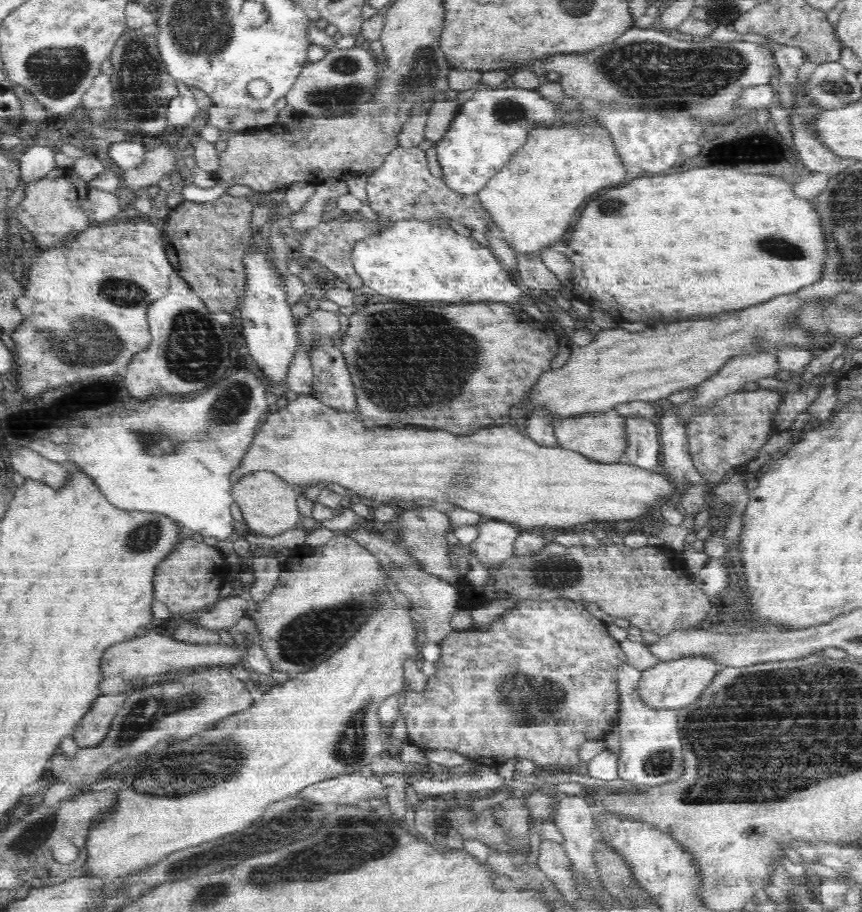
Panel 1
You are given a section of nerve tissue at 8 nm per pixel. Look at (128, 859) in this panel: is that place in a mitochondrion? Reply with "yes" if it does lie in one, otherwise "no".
no

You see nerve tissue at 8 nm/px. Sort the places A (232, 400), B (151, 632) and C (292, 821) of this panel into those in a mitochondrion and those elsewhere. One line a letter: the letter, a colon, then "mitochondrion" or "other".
A: mitochondrion
B: other
C: mitochondrion

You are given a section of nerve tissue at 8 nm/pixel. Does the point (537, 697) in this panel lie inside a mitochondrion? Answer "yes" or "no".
yes

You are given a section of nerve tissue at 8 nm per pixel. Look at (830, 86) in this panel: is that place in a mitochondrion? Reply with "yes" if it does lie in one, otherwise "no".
yes

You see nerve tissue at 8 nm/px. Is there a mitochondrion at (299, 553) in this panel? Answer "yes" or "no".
no

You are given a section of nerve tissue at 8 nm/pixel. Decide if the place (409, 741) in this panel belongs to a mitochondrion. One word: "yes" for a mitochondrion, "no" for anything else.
no

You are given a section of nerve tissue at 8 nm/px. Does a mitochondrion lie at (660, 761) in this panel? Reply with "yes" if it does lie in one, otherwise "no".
yes

